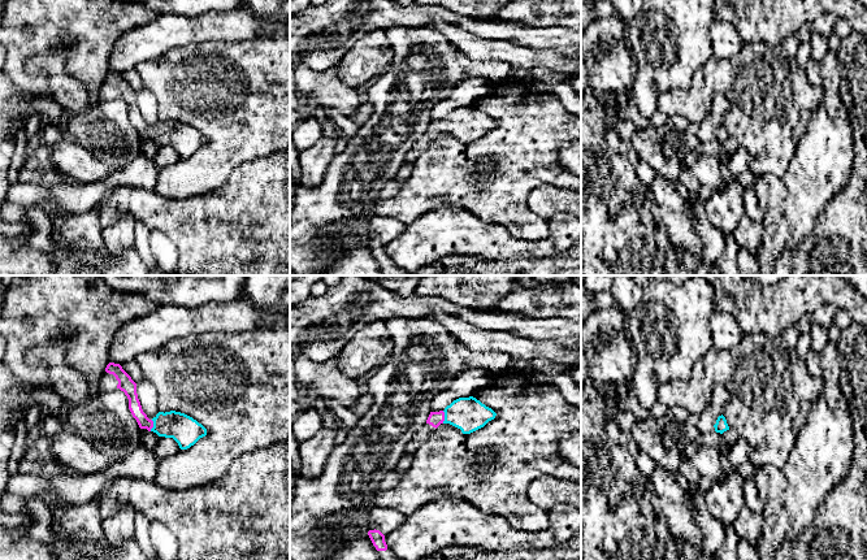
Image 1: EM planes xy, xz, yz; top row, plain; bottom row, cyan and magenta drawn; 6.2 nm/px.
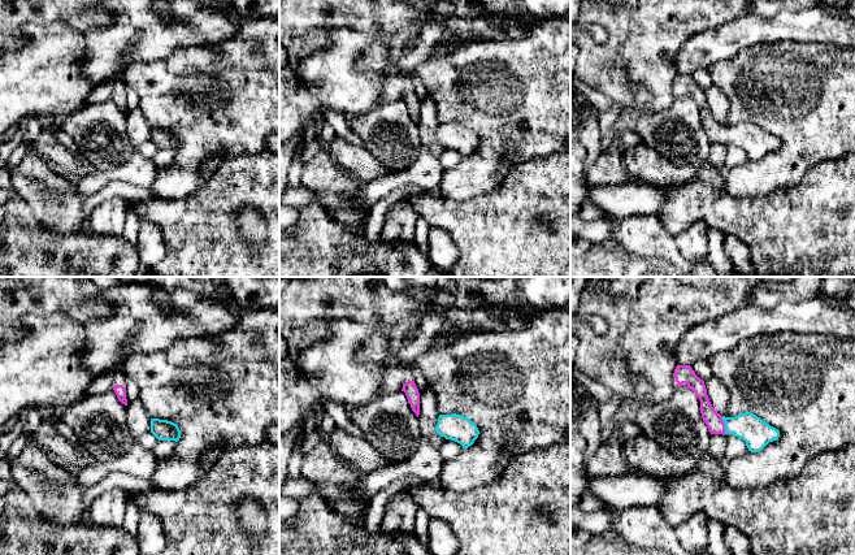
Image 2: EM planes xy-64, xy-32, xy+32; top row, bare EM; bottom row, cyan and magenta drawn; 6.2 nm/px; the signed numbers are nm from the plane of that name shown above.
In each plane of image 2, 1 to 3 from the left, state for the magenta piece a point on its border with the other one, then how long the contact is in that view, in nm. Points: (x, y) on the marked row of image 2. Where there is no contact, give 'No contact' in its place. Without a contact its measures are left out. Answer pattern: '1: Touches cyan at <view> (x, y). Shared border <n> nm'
1: No contact
2: No contact
3: Touches cyan at xy+32 (725, 425). Shared border 110 nm

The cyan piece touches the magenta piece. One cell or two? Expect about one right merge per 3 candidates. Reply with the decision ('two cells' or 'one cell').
one cell

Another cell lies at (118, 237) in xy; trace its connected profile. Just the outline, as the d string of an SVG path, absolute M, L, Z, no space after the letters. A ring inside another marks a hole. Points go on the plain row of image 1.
M120 214L114 222L101 230L101 238L110 256L134 248L134 229L136 220L131 214Z

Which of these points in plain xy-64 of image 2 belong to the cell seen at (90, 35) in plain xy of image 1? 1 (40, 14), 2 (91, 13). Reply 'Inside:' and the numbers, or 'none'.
Inside: 1, 2

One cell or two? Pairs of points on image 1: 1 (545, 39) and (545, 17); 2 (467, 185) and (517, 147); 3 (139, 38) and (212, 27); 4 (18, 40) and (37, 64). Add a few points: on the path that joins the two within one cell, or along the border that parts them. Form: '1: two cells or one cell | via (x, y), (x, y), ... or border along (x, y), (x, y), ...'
1: two cells | border along (515, 22), (523, 26), (564, 26), (567, 29)
2: one cell | via (481, 181), (494, 179), (497, 173), (508, 161)
3: one cell | via (157, 37), (169, 30), (189, 30), (194, 27)
4: two cells | border along (59, 43), (47, 53), (31, 56), (25, 72)

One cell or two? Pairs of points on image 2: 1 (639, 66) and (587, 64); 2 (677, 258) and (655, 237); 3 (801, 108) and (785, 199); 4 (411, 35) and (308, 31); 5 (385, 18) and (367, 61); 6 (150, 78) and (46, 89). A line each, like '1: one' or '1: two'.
1: one
2: one
3: two
4: two
5: one
6: two

